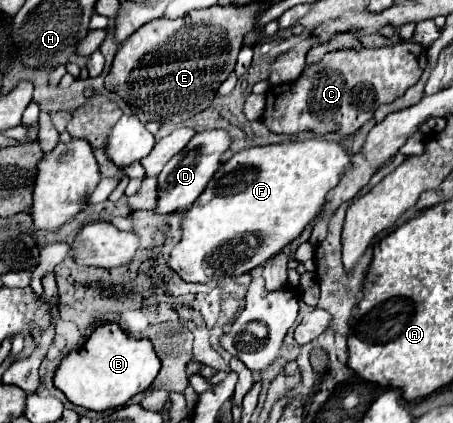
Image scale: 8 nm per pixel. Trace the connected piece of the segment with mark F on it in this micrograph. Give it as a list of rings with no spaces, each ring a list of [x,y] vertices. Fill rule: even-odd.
[[[326,138],[252,146],[234,154],[186,212],[182,240],[168,266],[186,282],[214,284],[262,266],[318,218],[328,192],[350,168],[352,154]]]

